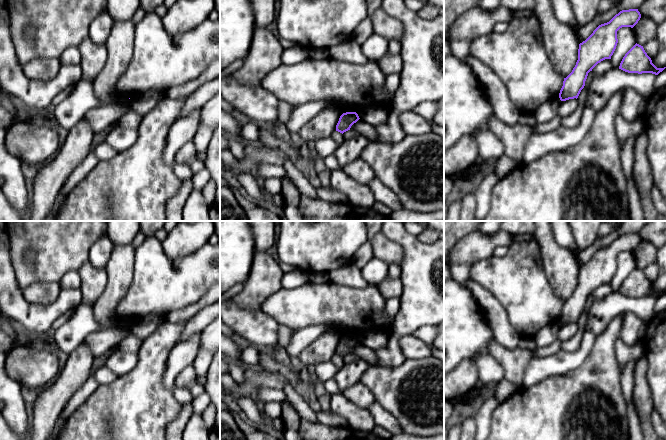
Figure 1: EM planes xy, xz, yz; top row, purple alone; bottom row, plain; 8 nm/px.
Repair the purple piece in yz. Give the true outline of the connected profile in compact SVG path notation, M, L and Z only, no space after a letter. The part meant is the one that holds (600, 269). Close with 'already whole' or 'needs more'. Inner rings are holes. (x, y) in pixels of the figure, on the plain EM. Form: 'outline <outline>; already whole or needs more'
outline M638 233L622 234L616 238L609 246L599 249L593 257L582 267L579 268L578 284L572 296L564 302L563 310L559 317L561 325L578 322L581 314L585 310L588 297L601 285L605 283L611 283L613 279L618 263L617 255L622 251L633 252L641 242L641 238Z; already whole

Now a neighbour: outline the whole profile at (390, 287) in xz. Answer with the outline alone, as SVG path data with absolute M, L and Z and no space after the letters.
M387 276L381 283L377 285L381 294L387 299L392 297L400 298L403 285L400 278L390 278Z

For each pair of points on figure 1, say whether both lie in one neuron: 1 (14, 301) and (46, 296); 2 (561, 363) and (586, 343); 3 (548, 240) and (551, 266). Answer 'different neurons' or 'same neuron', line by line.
1: different neurons
2: same neuron
3: same neuron

